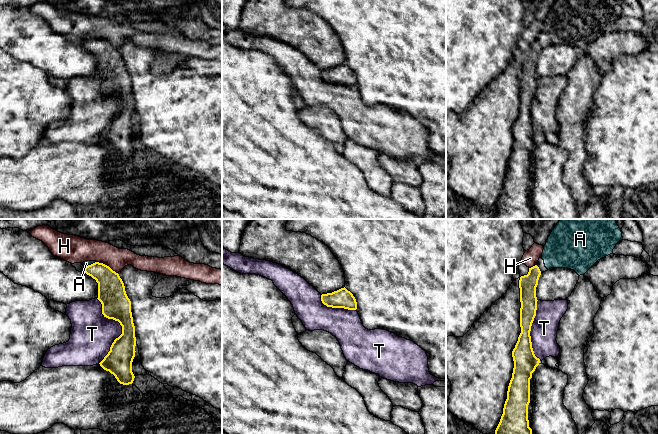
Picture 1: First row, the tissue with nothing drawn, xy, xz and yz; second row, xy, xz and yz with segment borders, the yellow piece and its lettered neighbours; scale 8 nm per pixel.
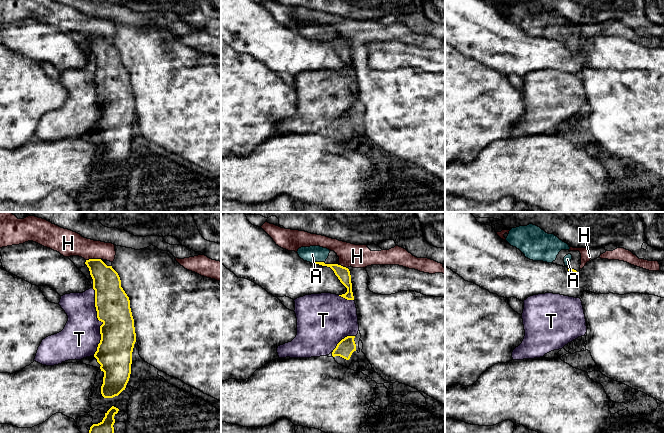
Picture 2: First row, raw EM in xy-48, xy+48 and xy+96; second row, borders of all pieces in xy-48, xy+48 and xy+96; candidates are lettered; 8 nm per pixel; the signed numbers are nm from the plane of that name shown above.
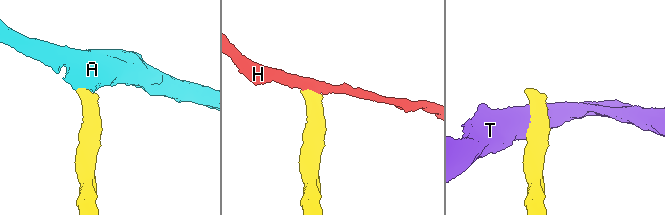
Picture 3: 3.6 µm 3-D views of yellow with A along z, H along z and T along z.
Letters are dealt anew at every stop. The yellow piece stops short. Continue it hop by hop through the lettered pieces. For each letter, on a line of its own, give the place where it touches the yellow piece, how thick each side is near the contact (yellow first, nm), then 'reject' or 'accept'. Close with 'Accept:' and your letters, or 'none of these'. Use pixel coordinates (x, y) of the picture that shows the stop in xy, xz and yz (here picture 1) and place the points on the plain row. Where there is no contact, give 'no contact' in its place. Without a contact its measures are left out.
A: xy (89, 41) | 200/50 nm | accept
H: xy (106, 41) | 220/200 nm | reject
T: xy (122, 103) | 240/340 nm | reject
Accept: A

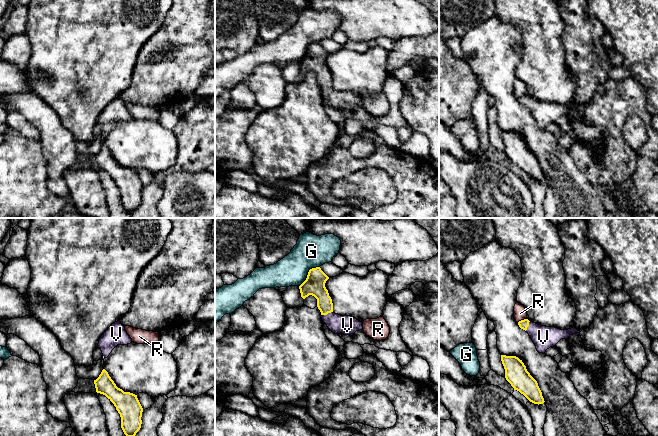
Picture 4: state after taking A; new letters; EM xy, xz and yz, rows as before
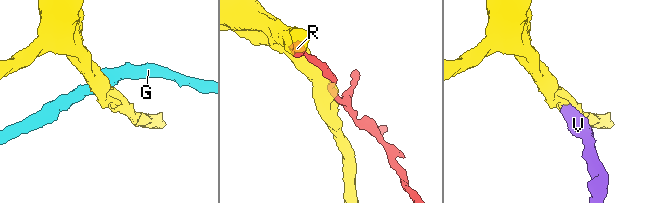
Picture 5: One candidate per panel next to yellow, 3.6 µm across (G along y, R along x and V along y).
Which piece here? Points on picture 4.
G: xz (308, 49) | 170/260 nm | reject
R: yz (521, 96) | 80/100 nm | reject
V: xz (327, 89) | 170/160 nm | accept
Accept: V

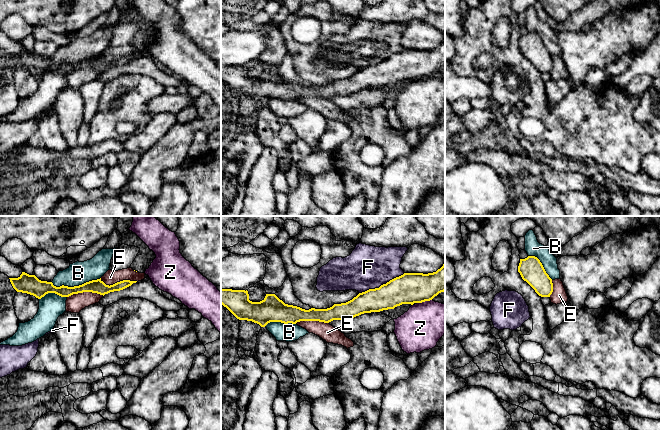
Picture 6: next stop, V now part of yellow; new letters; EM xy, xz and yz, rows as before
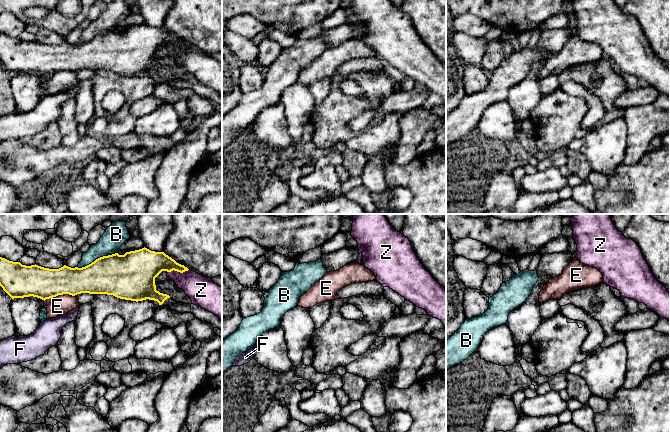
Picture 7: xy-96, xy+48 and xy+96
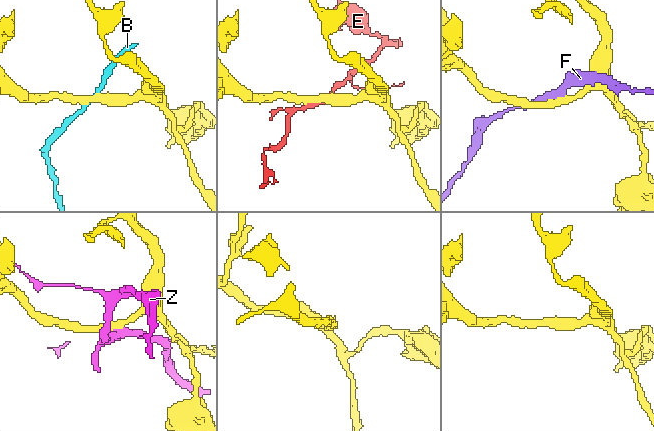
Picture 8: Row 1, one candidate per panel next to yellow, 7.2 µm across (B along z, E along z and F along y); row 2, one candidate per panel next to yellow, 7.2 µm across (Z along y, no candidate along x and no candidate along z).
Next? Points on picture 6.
B: xy (75, 62) | 110/190 nm | reject
E: xy (119, 58) | 110/110 nm | reject
F: xz (381, 61) | 260/360 nm | reject
Z: xz (424, 77) | 260/360 nm | reject
Accept: none of these

